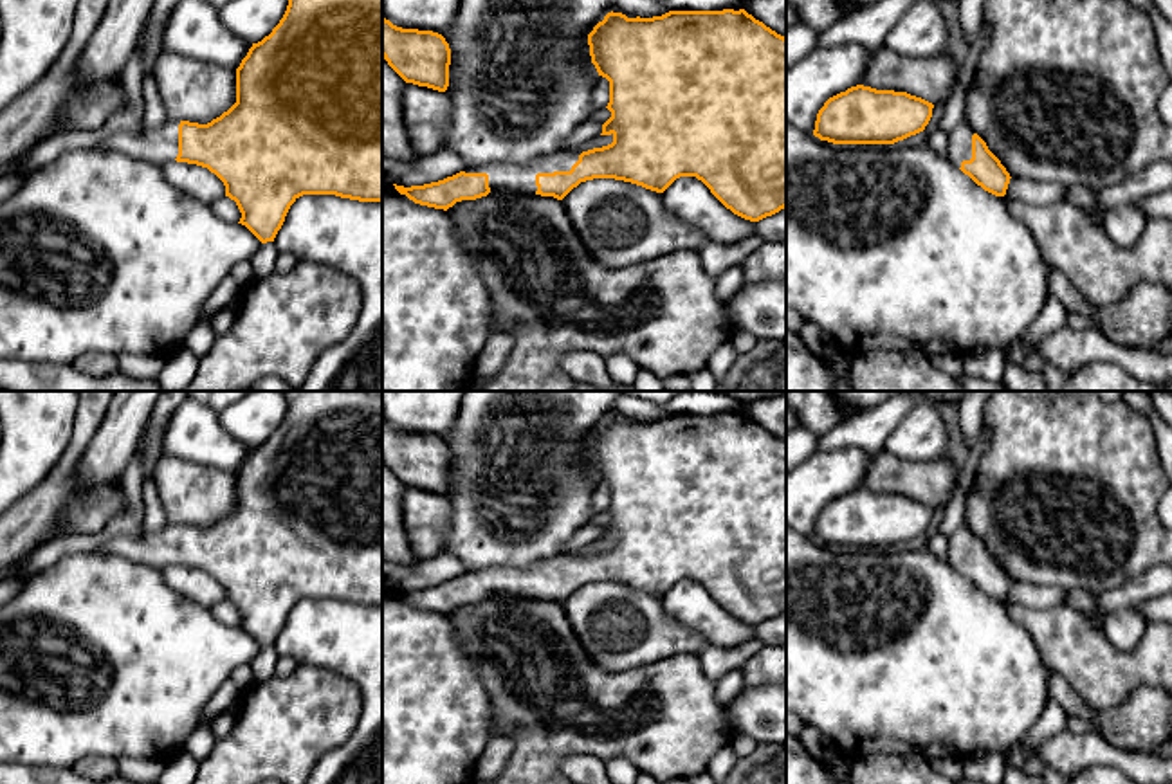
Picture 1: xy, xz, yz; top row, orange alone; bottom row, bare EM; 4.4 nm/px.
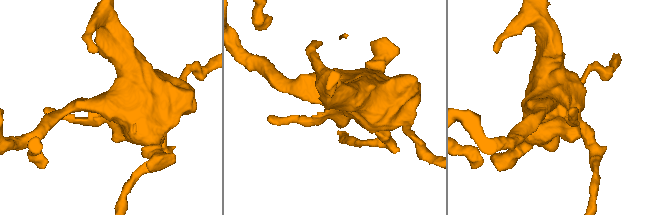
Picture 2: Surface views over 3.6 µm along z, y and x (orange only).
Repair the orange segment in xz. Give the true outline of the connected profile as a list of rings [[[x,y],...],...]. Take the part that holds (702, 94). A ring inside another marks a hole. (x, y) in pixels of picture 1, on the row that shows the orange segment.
[[[723,9],[723,11],[669,11],[662,16],[653,18],[627,18],[622,13],[608,13],[602,22],[599,22],[593,31],[588,34],[590,56],[595,65],[599,76],[609,81],[609,103],[608,110],[611,117],[602,124],[600,135],[611,135],[613,142],[602,148],[593,148],[588,151],[575,151],[572,148],[564,148],[561,151],[550,153],[546,157],[537,157],[528,164],[487,164],[480,168],[465,168],[463,171],[447,177],[438,182],[424,184],[424,186],[395,186],[400,195],[406,195],[409,200],[420,205],[444,209],[447,211],[456,202],[462,200],[476,200],[487,196],[490,191],[507,191],[519,195],[541,195],[554,196],[563,200],[573,187],[581,182],[593,178],[615,178],[642,186],[646,189],[664,193],[676,178],[680,177],[696,177],[701,180],[710,193],[734,214],[759,222],[766,216],[772,216],[786,207],[786,38],[766,27],[763,22],[755,20],[745,9]]]

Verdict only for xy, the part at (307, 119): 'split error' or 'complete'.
split error

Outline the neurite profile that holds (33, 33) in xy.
[[[0,0],[0,114],[65,50],[78,0]]]

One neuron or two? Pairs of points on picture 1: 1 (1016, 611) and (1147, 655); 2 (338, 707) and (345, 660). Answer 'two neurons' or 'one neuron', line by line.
1: one neuron
2: two neurons

